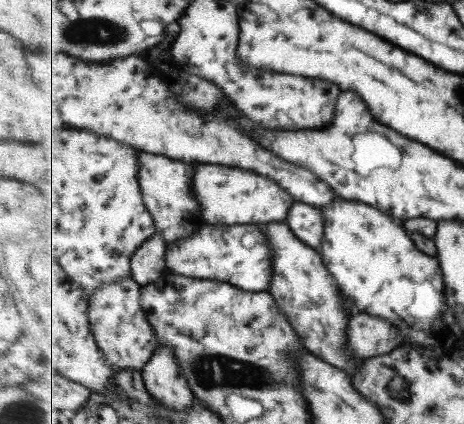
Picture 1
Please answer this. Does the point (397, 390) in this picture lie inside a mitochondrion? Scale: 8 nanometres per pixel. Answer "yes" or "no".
yes

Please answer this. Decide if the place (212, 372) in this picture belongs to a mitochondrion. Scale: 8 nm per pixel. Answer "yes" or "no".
yes

